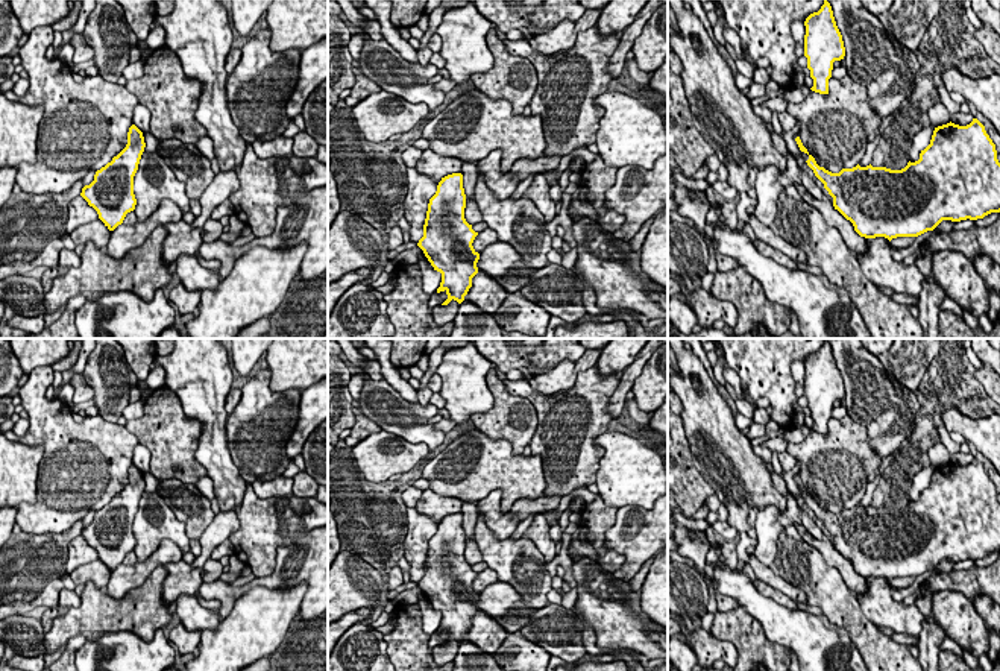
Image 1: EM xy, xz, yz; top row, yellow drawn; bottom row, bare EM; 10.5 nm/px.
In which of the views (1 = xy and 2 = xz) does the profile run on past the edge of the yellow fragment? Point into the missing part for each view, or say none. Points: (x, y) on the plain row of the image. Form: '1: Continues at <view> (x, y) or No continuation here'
1: No continuation here
2: No continuation here

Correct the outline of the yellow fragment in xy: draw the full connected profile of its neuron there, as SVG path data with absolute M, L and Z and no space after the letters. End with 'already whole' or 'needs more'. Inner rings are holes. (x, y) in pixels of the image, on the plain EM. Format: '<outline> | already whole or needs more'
M132 465L126 487L97 510L94 521L82 528L80 536L97 551L109 571L121 565L126 554L135 550L134 516L144 487L143 472Z | already whole

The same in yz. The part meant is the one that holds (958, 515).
M977 458L967 466L950 462L935 468L930 484L921 490L920 499L909 501L901 510L857 504L832 513L816 504L800 477L795 481L800 496L833 537L835 550L853 563L860 577L885 577L889 581L897 577L918 577L933 571L942 560L977 560L1000 553L1000 502L995 484Z | needs more

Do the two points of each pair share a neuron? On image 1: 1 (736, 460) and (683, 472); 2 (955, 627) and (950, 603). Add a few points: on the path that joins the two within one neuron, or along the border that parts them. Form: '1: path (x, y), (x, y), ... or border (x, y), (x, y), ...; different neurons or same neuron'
1: border (700, 472), (715, 492); different neurons
2: path (955, 621), (955, 614), (950, 609); same neuron

